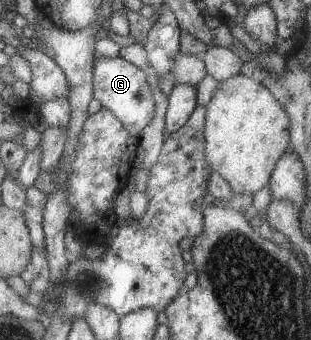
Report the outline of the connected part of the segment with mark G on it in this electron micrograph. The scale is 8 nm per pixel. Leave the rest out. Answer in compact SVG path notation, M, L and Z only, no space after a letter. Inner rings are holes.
M120 56L93 59L93 98L102 108L111 111L131 136L136 137L154 115L152 93L145 76L145 72Z

